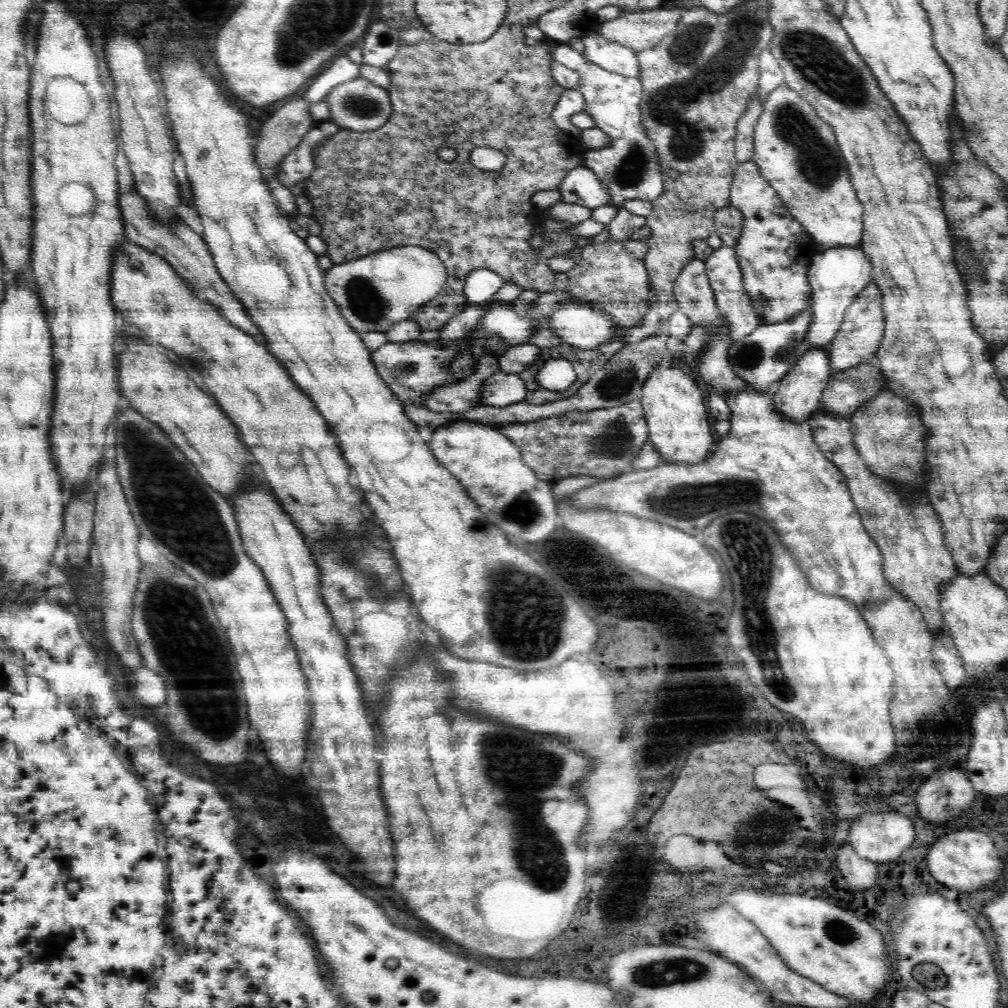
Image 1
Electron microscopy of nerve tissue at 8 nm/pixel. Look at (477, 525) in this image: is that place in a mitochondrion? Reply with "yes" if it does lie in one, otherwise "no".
yes

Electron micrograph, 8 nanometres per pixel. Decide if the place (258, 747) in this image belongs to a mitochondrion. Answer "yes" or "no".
no

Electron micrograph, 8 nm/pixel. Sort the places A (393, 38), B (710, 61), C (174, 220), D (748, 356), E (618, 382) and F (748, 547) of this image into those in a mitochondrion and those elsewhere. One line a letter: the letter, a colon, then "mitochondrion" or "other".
A: other
B: mitochondrion
C: other
D: mitochondrion
E: mitochondrion
F: mitochondrion

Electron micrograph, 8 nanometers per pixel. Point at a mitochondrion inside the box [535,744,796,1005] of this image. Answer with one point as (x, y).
(660, 972)

